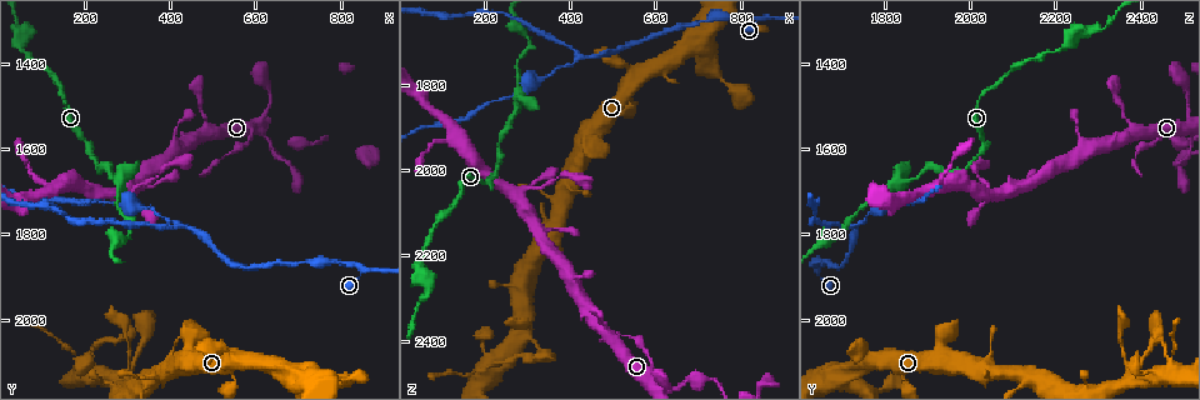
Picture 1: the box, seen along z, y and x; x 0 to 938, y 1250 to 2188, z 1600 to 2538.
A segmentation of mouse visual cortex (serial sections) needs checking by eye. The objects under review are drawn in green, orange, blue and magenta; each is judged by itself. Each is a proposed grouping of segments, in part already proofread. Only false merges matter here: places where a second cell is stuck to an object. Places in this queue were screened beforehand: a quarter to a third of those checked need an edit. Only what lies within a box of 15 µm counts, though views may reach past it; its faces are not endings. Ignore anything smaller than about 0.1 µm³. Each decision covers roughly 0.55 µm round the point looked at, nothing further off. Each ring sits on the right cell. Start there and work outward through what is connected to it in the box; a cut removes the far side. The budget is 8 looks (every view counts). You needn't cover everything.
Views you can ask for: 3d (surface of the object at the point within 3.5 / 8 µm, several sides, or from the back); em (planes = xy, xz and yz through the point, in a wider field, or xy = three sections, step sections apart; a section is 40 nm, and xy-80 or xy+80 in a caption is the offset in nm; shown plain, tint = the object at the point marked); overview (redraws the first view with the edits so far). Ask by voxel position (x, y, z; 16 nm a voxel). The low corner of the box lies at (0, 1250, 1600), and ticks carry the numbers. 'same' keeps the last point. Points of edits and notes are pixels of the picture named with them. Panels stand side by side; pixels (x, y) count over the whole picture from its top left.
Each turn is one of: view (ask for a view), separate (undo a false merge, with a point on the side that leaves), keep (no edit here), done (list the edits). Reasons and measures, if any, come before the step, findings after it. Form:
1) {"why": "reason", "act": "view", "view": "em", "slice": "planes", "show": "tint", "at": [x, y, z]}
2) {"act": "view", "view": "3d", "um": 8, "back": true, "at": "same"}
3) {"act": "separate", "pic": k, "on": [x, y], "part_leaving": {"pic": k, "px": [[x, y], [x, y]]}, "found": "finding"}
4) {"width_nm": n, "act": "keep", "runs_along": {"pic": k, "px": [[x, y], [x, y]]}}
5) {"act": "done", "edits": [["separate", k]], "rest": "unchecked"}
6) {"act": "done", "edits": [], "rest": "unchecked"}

{"why": "looks like a crossing", "act": "view", "view": "3d", "um": 3.5, "at": [295, 2130, 2385]}

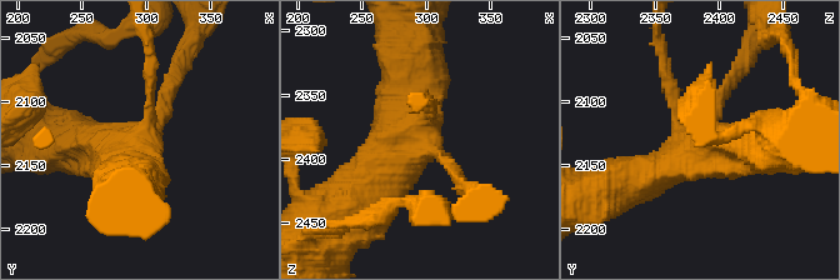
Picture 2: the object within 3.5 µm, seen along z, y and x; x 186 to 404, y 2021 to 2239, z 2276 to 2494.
{"arms": 4, "arm_widths_nm": [100, 150, 600, 600], "why": "now the EM", "act": "view", "view": "em", "slice": "xy", "step": 5, "show": "tint", "at": [300, 2130, 2388]}

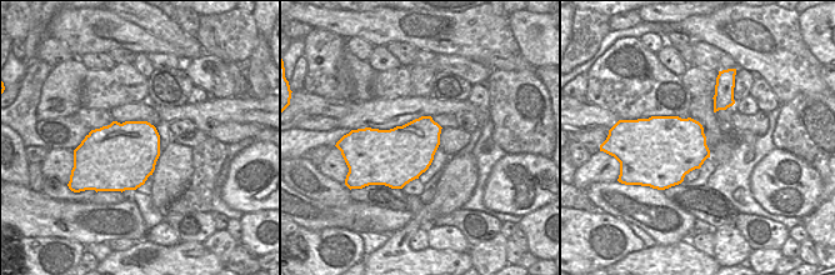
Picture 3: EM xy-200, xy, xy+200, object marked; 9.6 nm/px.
{"act": "keep", "found": "one cell here"}

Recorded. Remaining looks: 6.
{"why": "sudden change in width", "act": "view", "view": "3d", "um": 3.5, "at": [280, 1680, 1830]}

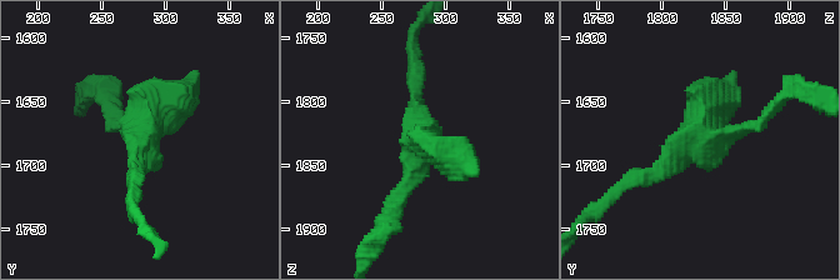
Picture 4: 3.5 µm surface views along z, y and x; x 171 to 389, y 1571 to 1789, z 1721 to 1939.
{"why": "need the tissue", "act": "view", "view": "em", "slice": "xy", "step": 1, "show": "tint", "at": [280, 1676, 1832]}

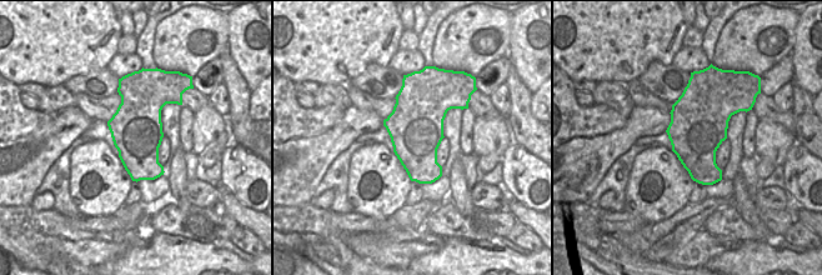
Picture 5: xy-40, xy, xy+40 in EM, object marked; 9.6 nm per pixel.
{"act": "keep", "runs_along": {"pic": 4, "px": [[771, 109], [630, 179]]}, "found": "continuous, no second cell"}

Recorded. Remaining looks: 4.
{"why": "three arms meet", "act": "view", "view": "3d", "um": 3.5, "at": [435, 1780, 1740]}

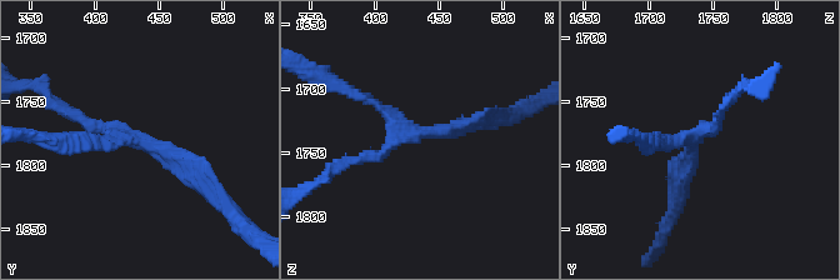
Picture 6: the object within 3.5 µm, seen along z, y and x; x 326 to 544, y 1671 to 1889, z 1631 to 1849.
{"arms": 3, "arm_widths_nm": [150, 150, 200], "act": "view", "view": "em", "slice": "xy", "step": 5, "show": "tint", "at": [430, 1778, 1736]}

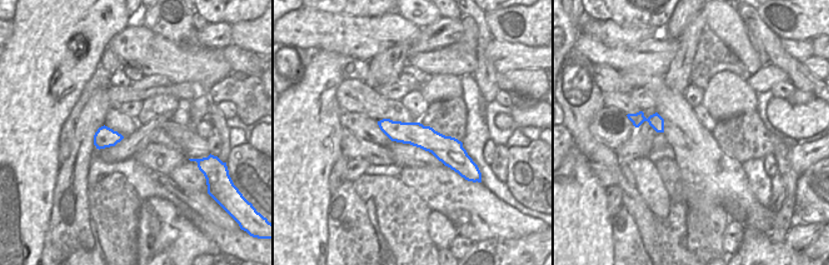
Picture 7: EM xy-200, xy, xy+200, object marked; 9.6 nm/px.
{"act": "keep", "runs_along": {"pic": 6, "px": [[199, 178], [156, 146], [61, 108]]}, "found": "one cell here"}

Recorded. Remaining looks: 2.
{"act": "done", "edits": [], "rest": "unchecked"}

